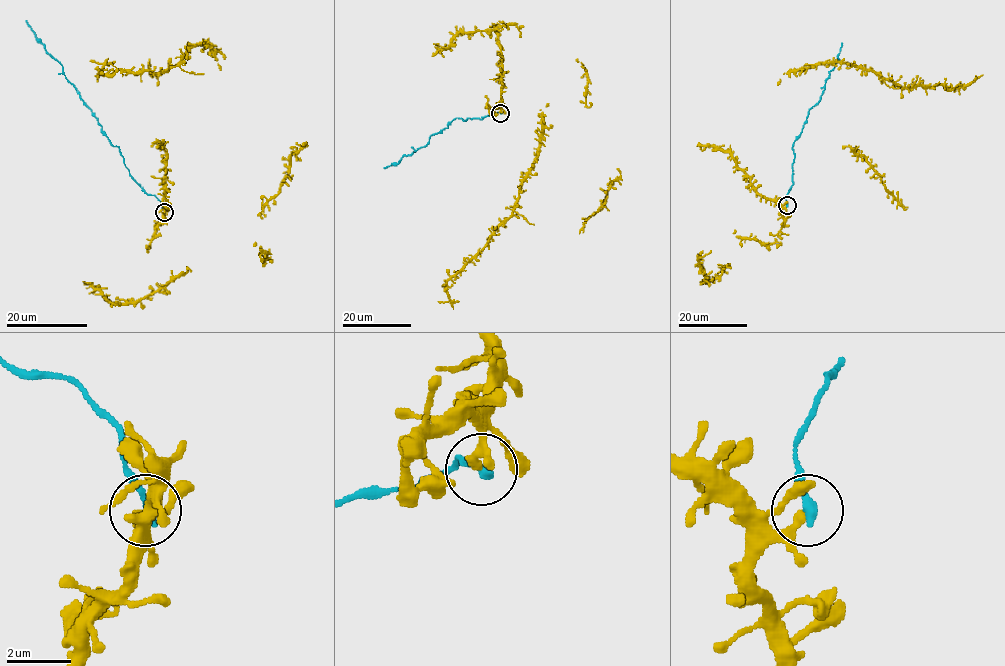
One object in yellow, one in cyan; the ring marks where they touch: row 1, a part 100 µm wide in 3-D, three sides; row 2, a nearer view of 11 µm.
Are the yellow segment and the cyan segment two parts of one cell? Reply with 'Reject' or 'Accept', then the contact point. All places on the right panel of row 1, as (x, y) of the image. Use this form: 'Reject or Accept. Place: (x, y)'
Reject. Place: (787, 205)

